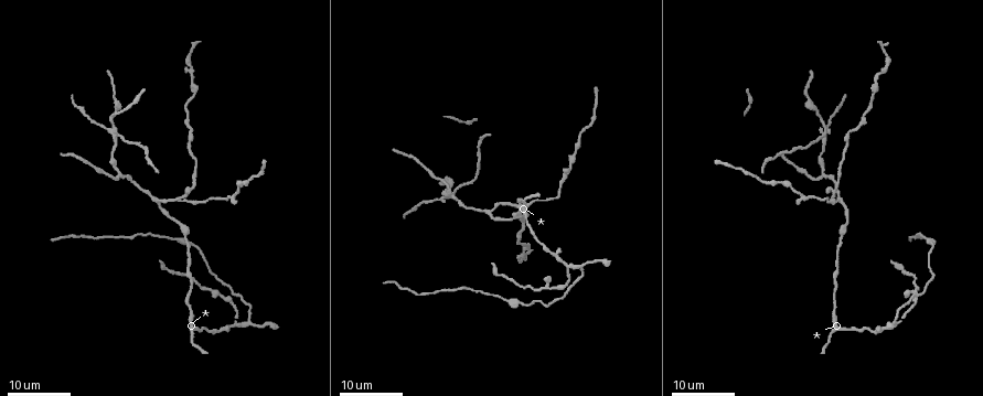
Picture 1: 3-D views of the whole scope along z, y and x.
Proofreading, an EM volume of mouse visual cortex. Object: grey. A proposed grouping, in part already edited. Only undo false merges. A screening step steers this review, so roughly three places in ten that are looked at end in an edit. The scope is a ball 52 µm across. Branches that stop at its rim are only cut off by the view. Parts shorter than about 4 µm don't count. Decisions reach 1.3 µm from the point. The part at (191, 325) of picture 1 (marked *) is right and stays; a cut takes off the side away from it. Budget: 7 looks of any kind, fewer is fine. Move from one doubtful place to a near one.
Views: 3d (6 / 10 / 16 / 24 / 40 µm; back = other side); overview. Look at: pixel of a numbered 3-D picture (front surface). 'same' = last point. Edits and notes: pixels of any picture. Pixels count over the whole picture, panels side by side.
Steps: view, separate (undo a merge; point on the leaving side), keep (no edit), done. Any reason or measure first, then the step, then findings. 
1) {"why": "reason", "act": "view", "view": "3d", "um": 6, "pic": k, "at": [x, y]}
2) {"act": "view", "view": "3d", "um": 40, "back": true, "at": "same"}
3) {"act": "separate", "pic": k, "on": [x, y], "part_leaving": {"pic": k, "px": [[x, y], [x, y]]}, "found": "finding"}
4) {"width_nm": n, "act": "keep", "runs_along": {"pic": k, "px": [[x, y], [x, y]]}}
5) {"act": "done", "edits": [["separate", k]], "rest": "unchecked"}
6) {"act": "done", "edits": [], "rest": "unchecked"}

{"why": "branch point", "act": "view", "view": "3d", "um": 24, "pic": 1, "at": [838, 200]}

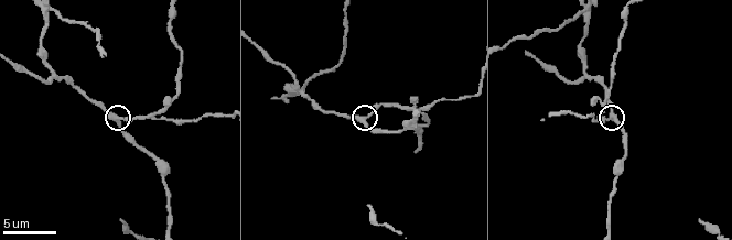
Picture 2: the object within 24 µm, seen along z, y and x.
{"act": "view", "view": "3d", "um": 6, "pic": 2, "at": [362, 116]}

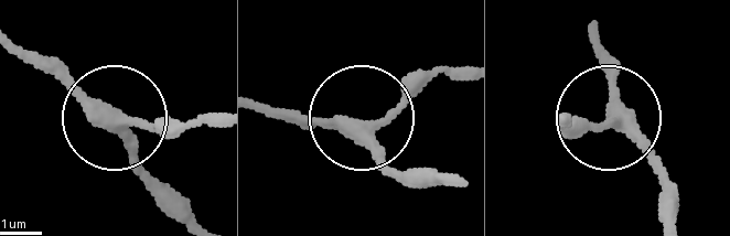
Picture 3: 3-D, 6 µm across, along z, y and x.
{"width_nm": 310, "act": "keep", "runs_along": {"pic": 3, "px": [[202, 223], [125, 128], [36, 57]]}, "found": "continuous, no second neuron"}

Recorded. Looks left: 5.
{"why": "a fork", "act": "view", "view": "3d", "um": 10, "pic": 2, "at": [160, 110]}

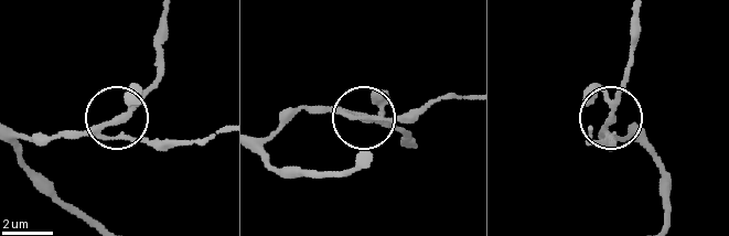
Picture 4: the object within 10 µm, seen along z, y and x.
{"arms": 3, "act": "separate", "pic": 4, "on": [615, 106], "part_leaving": {"pic": 4, "px": [[604, 127], [630, 70], [635, 13]]}, "found": "a second neuron is stuck on"}

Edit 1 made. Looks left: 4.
{"why": "three-way junction", "act": "view", "view": "3d", "um": 10, "pic": 2, "at": [53, 76]}

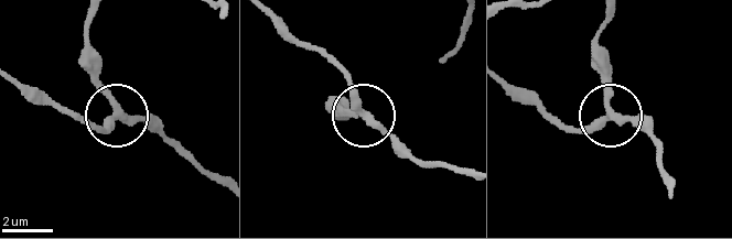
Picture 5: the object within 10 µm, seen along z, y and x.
{"why": "zoom in", "act": "view", "view": "3d", "um": 6, "pic": 5, "at": [362, 114]}

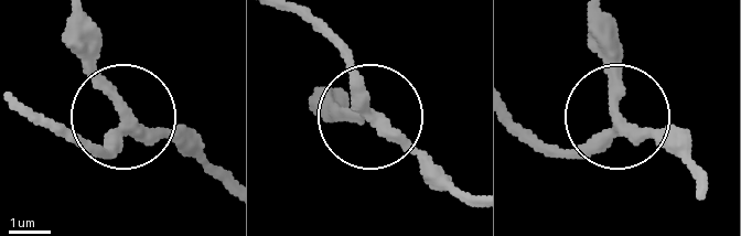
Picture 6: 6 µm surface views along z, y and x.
{"act": "separate", "pic": 6, "on": [94, 77], "part_leaving": {"pic": 6, "px": [[133, 129], [87, 17]]}, "found": "a second neuron is stuck on"}

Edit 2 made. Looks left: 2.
{"act": "done", "edits": [["separate", 4], ["separate", 6]], "rest": "unchecked"}

